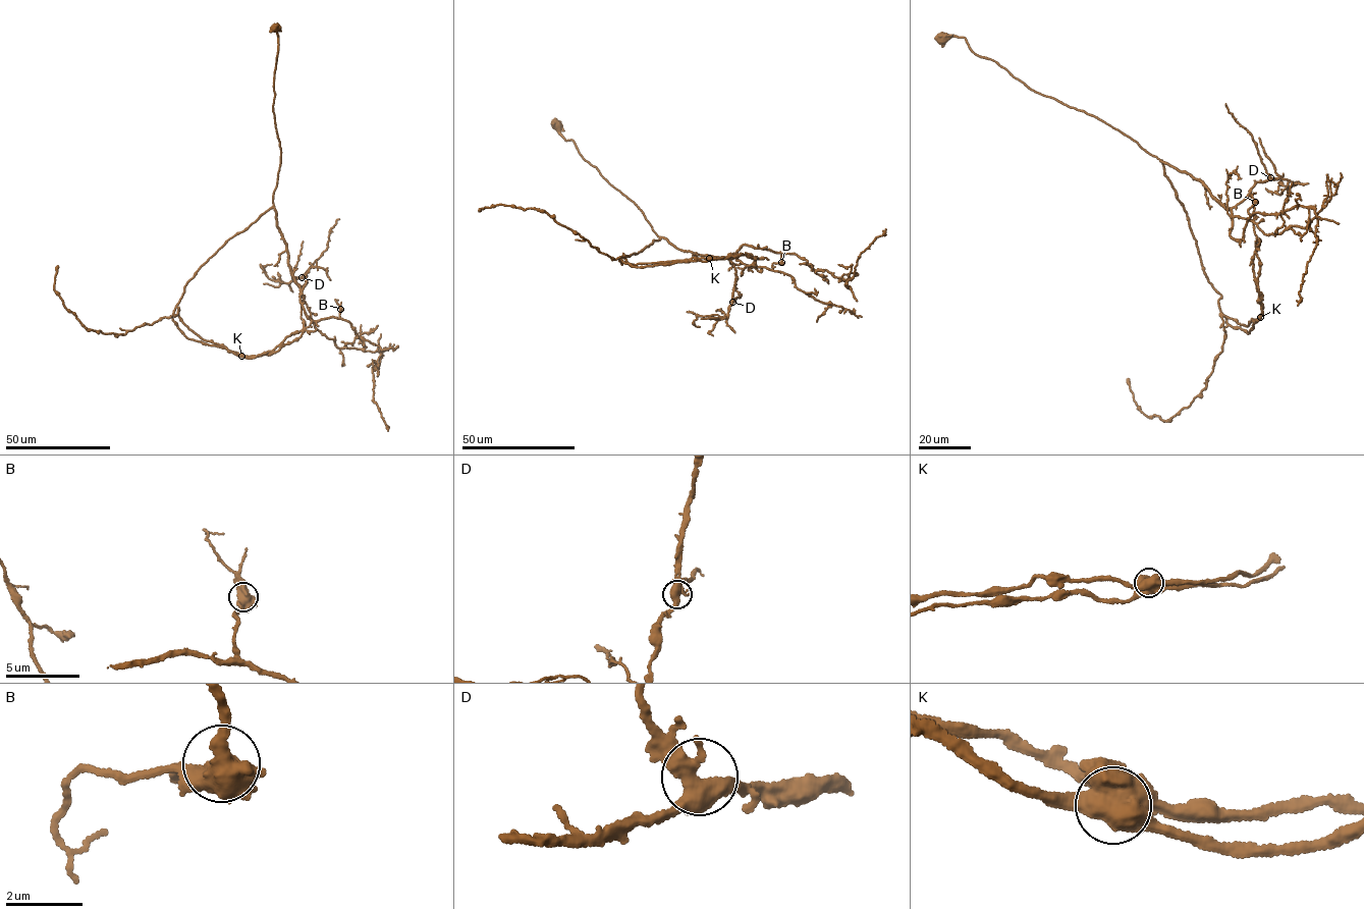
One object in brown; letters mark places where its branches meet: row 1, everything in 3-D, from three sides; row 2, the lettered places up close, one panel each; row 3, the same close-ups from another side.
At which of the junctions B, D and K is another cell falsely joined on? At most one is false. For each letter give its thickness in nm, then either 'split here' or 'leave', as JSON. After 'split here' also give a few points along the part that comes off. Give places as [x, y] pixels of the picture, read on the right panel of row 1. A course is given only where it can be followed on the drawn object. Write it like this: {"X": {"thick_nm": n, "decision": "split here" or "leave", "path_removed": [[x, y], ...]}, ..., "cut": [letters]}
{"B": {"thick_nm": 480, "decision": "leave"}, "D": {"thick_nm": 440, "decision": "leave"}, "K": {"thick_nm": 650, "decision": "split here", "path_removed": [[1260, 317], [1263, 312], [1252, 263], [1256, 248], [1254, 206]]}, "cut": ["K"]}

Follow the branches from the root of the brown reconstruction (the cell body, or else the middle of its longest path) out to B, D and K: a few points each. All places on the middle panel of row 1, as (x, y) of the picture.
B: (556, 124), (583, 158), (642, 211), (656, 235), (675, 248), (728, 258), (746, 244), (783, 253), (781, 262)
D: (556, 124), (583, 158), (642, 211), (656, 235), (679, 250), (729, 260), (737, 275), (732, 302)
K: (556, 124), (661, 237), (622, 256), (621, 264), (709, 259)

